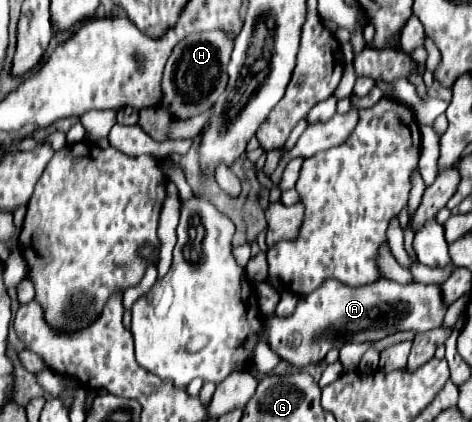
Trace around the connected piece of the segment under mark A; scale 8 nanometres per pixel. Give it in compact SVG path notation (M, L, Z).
M328 279L320 289L316 289L314 293L302 297L298 301L298 307L294 311L294 315L290 317L276 317L276 315L264 315L268 317L268 341L270 347L284 359L290 361L292 365L304 367L308 363L320 363L324 359L324 355L336 345L336 341L354 341L354 343L362 343L362 341L376 341L382 339L386 335L398 333L398 331L416 331L416 333L424 333L430 329L436 329L444 323L444 315L448 311L448 303L444 301L442 295L442 287L432 283L432 285L424 285L424 283L408 283L408 285L400 285L392 279L378 279L374 283L362 285L362 287L348 287L340 281Z

